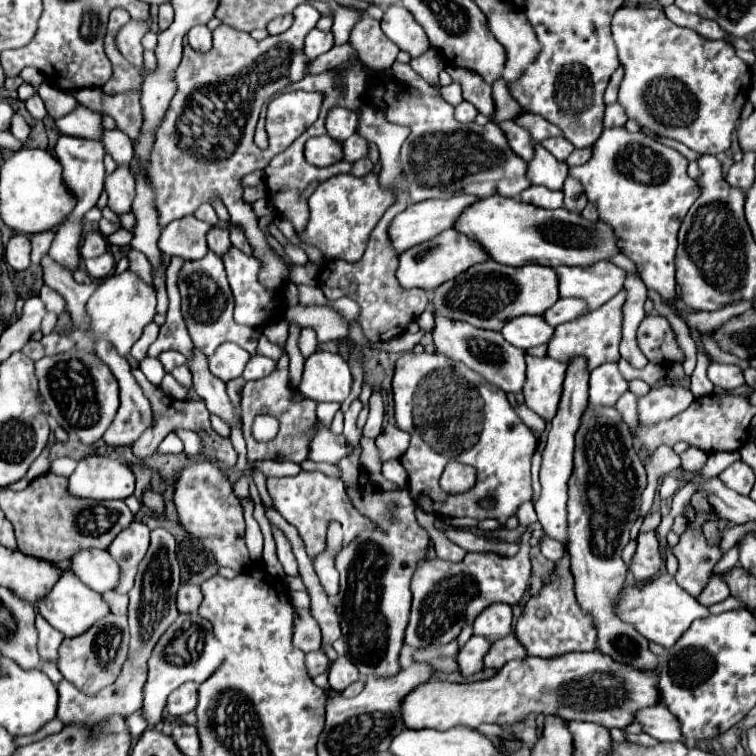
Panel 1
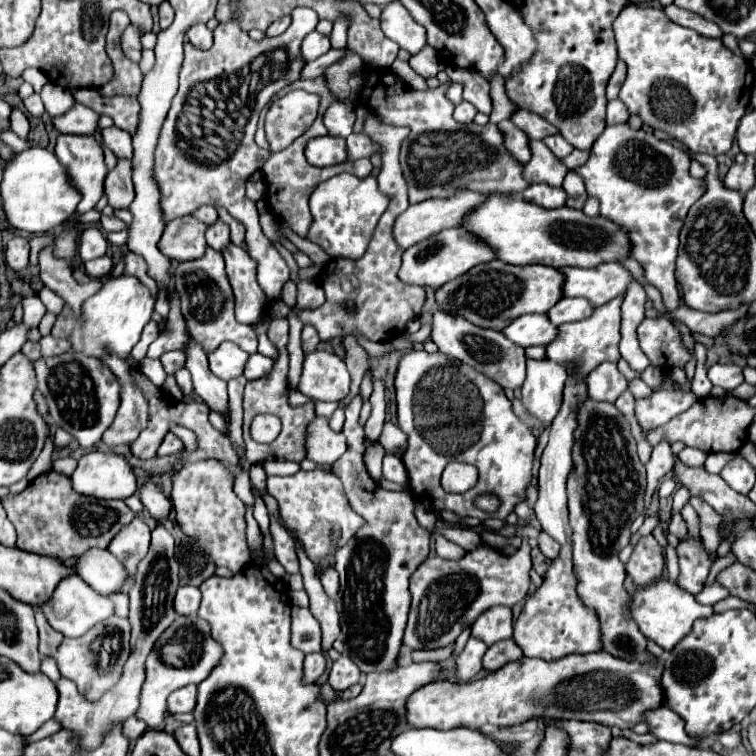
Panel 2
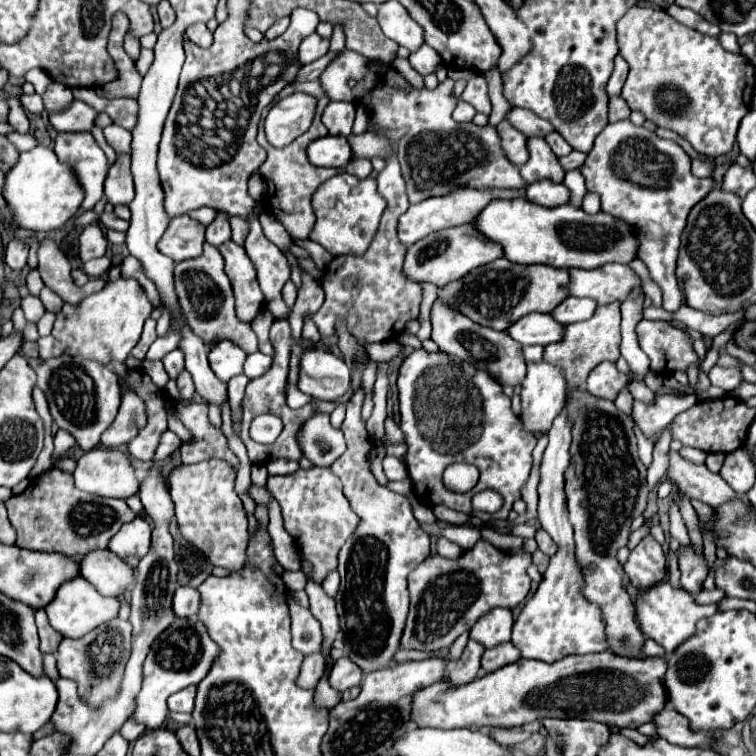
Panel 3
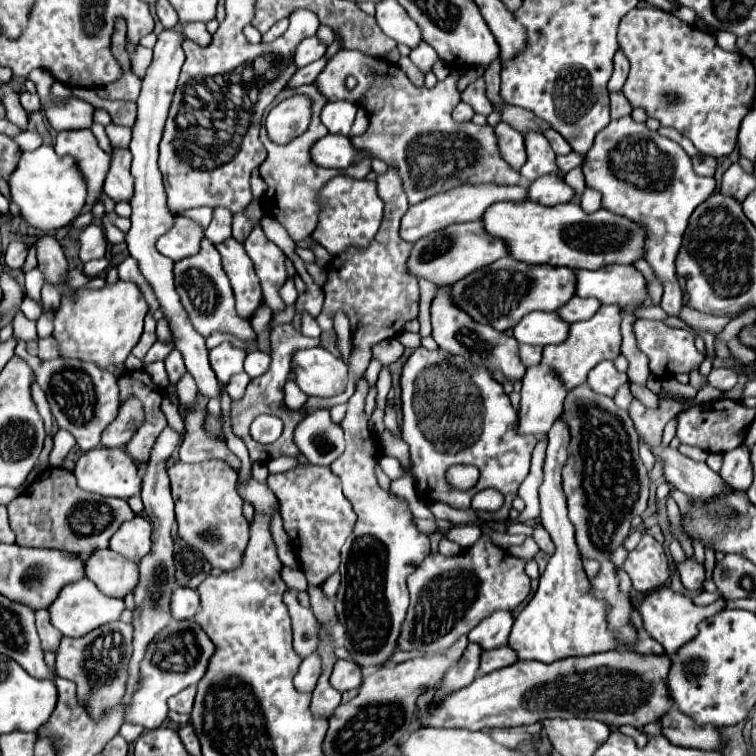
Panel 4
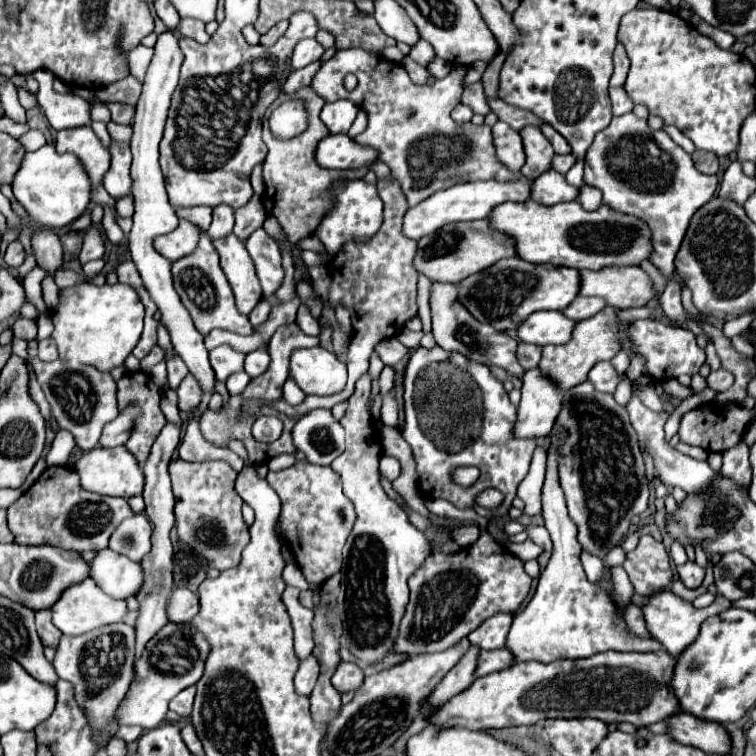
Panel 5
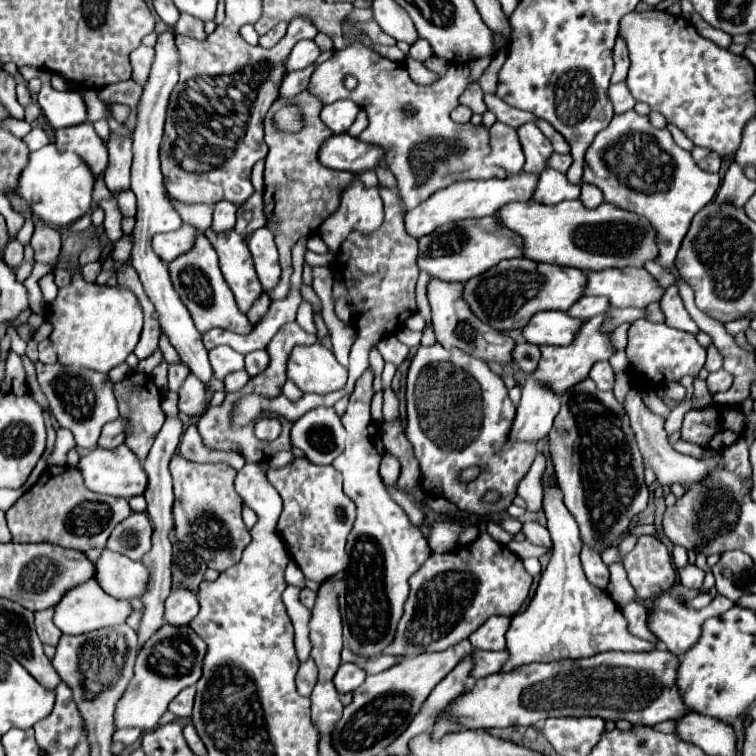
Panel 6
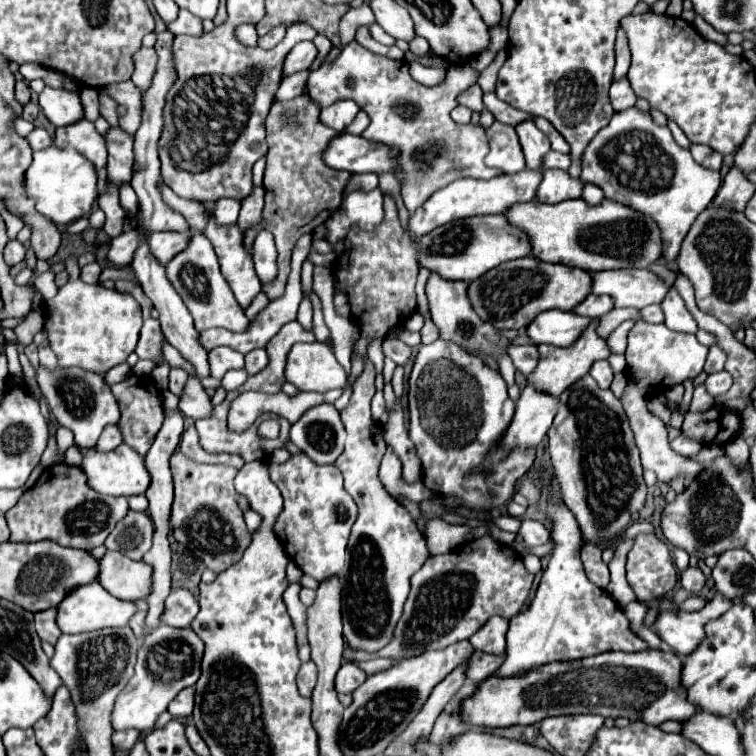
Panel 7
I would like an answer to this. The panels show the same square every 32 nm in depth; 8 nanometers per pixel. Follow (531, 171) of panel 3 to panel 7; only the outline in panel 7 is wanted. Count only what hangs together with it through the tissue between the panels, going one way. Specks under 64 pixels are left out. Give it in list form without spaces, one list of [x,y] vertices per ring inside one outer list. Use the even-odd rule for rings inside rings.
[[[526,120],[524,124],[516,126],[524,156],[526,156],[526,168],[528,170],[540,170],[544,156],[550,152],[550,140],[544,136],[532,120]]]

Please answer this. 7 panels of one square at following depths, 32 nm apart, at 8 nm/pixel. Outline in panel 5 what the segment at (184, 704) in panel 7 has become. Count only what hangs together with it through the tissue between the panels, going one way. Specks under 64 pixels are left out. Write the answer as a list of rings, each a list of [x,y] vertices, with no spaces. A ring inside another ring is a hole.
[[[196,686],[186,688],[184,692],[180,692],[176,698],[170,700],[170,710],[174,710],[180,716],[190,716],[192,702],[194,702],[194,694],[196,694]]]

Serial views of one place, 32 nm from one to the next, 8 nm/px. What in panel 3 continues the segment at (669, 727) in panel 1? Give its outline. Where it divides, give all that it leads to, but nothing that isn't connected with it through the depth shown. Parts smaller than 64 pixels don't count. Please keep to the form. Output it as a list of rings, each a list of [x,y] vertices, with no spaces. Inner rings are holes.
[[[666,706],[662,712],[652,716],[652,724],[656,726],[656,736],[664,738],[672,744],[680,746],[706,746],[710,742],[708,732],[692,732],[688,730],[688,720],[674,712],[670,706]]]

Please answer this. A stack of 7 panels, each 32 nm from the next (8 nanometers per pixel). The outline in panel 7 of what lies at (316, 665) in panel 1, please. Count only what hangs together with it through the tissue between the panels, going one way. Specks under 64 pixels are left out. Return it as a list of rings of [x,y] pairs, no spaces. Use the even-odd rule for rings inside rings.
[[[306,662],[306,664],[302,664],[300,666],[300,672],[298,672],[298,676],[296,676],[296,682],[298,682],[298,692],[302,694],[302,696],[310,696],[312,694],[312,690],[314,690],[314,686],[316,686],[316,664],[312,664],[312,662]]]

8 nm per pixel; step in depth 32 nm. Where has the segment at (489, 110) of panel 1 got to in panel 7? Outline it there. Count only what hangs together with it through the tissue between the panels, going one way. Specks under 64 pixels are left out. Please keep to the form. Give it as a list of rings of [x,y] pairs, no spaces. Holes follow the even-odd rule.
[[[474,84],[466,92],[462,92],[458,96],[458,104],[468,106],[472,112],[482,112],[484,110],[484,102],[482,102],[482,90],[480,90],[480,86]]]

